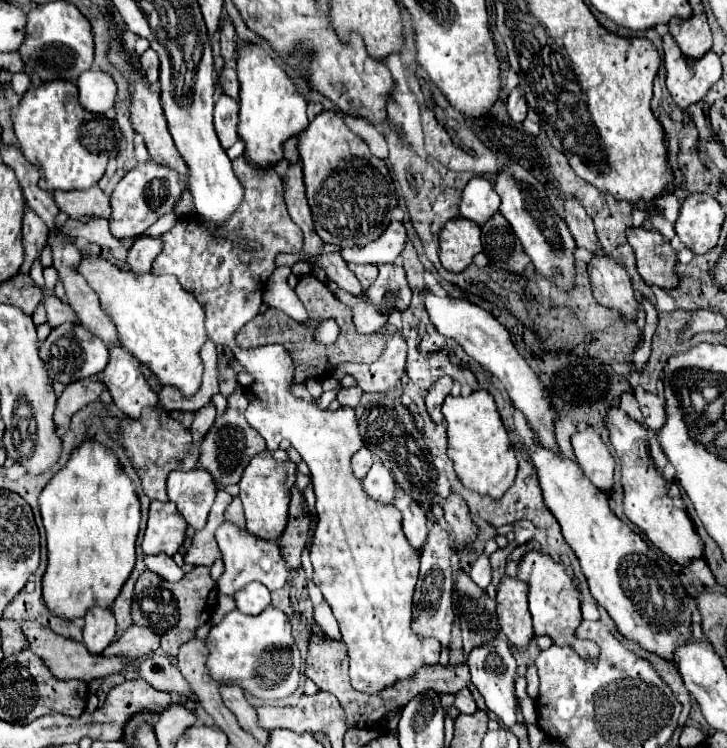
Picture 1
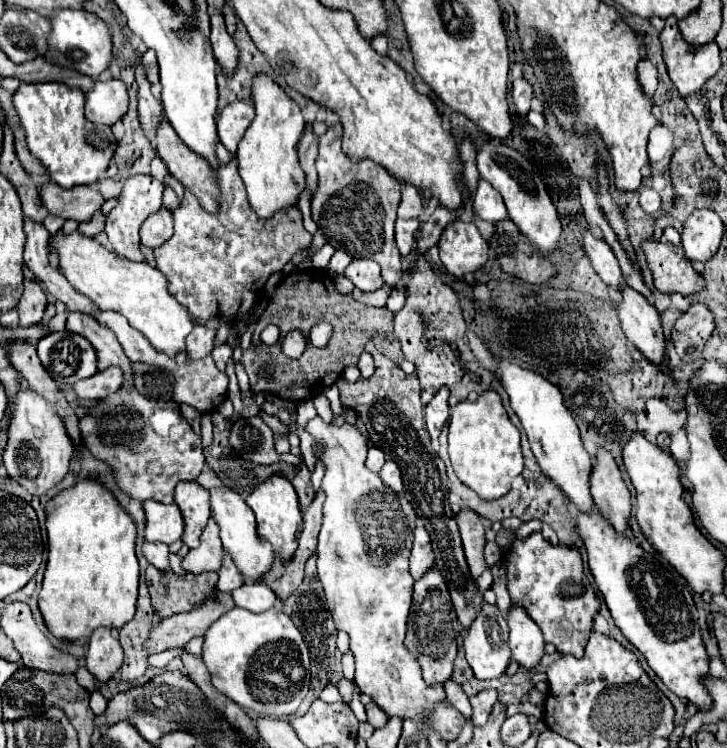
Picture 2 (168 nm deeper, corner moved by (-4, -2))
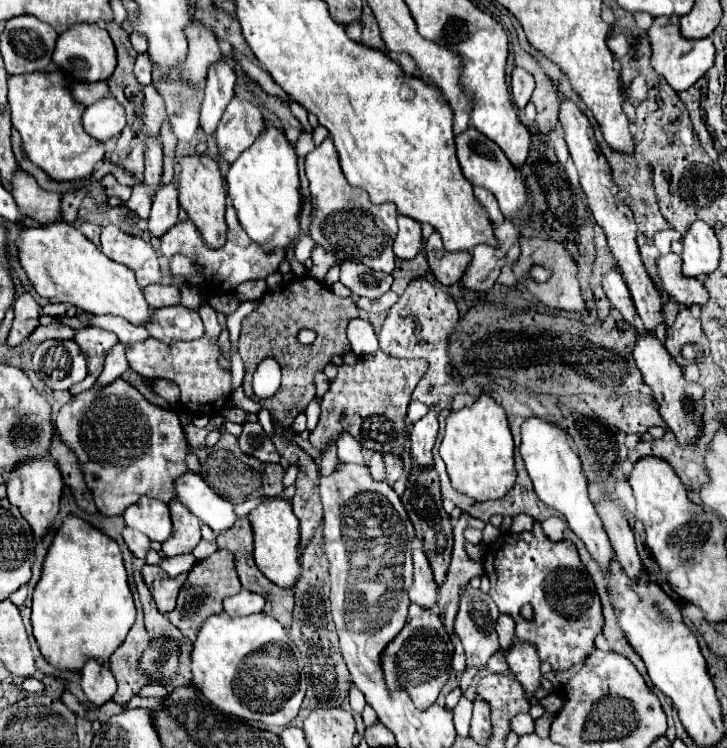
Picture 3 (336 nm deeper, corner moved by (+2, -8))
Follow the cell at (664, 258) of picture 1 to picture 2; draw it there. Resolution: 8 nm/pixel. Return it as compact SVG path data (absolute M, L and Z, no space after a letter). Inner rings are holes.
M646 241L642 243L648 265L654 275L654 285L662 293L694 295L704 289L702 275L686 259L682 245Z

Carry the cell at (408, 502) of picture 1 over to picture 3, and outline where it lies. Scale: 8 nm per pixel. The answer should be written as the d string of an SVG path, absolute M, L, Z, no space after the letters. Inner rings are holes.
M414 549L414 583L408 589L410 601L422 605L422 607L432 607L436 605L436 593L438 585L432 577L432 569L428 565L428 557L422 549Z

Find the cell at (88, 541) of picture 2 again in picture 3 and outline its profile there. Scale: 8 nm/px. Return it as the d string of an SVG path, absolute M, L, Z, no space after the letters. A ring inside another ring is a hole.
M68 515L54 533L52 545L42 565L42 577L32 597L32 627L40 653L46 657L50 665L58 669L74 669L74 671L82 669L80 671L82 691L92 705L100 707L106 701L110 701L112 695L116 693L116 679L108 669L108 665L102 665L98 661L108 663L110 655L118 649L118 645L128 635L128 629L134 625L134 617L136 617L134 599L128 587L124 559L118 543L92 523L78 519L76 515Z

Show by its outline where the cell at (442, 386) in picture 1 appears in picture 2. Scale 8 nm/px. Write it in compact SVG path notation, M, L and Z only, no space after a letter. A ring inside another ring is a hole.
M442 387L430 405L426 405L424 409L424 423L426 423L426 431L430 433L432 439L436 439L446 423L446 419L450 417L450 411L448 411L448 395L450 391L446 387Z

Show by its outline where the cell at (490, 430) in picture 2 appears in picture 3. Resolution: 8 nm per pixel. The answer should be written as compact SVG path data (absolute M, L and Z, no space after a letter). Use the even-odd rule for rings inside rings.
M480 395L474 405L452 411L446 419L444 439L440 443L440 457L446 463L454 489L476 501L502 499L516 481L514 441L504 409L490 395Z

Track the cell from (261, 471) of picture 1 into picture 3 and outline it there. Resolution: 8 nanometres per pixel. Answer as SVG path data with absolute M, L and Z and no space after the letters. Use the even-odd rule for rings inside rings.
M264 497L260 505L248 513L254 531L254 561L258 569L276 585L292 587L300 577L298 561L298 519L292 513L290 501L278 497Z

